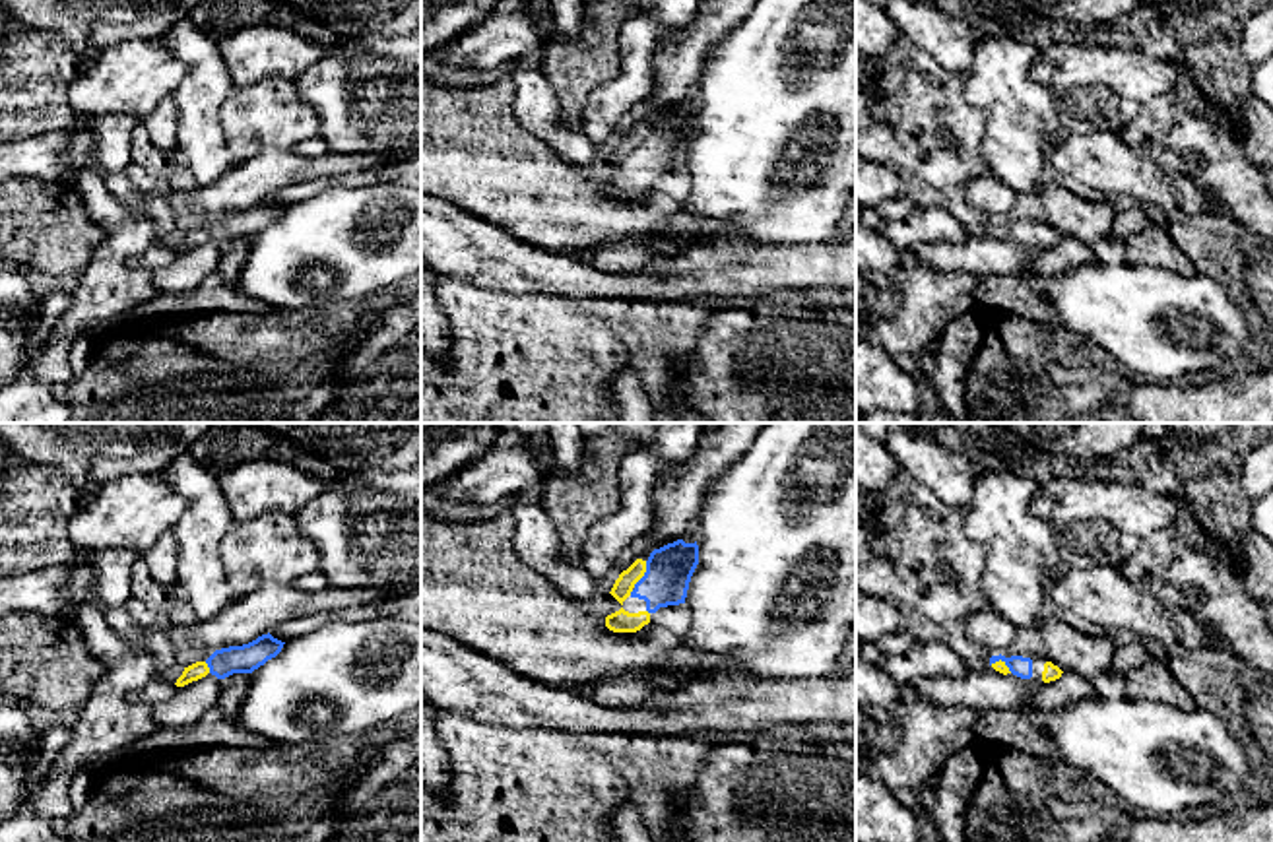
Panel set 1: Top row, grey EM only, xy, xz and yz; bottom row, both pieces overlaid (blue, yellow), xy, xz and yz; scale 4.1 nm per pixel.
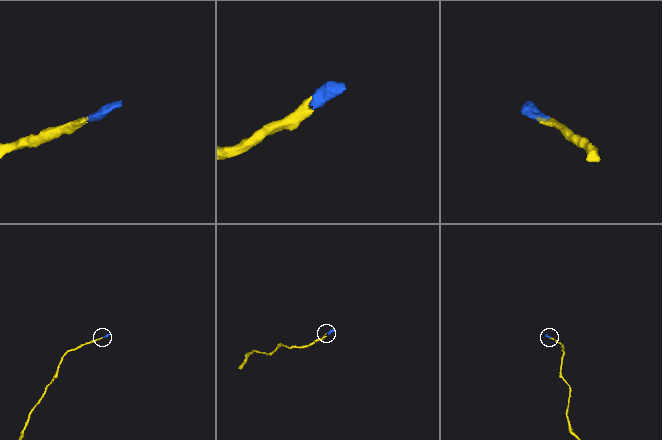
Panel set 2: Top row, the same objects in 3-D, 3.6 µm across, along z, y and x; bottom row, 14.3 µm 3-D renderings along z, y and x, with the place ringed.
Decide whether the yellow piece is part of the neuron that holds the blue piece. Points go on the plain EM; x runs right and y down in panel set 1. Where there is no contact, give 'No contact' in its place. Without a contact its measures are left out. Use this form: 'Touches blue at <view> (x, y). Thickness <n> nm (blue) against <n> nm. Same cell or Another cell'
Touches blue at xz (645, 140). Thickness 190 nm (blue) against 80 nm. Same cell

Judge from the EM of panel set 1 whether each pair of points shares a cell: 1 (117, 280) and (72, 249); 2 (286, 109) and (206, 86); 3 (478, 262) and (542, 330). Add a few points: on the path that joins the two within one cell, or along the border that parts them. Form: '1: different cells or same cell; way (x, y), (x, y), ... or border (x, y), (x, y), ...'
1: different cells; border (88, 212), (103, 231), (103, 239), (76, 278)
2: different cells; border (235, 86), (220, 109), (224, 138)
3: different cells; border (460, 280), (489, 290), (550, 295)

